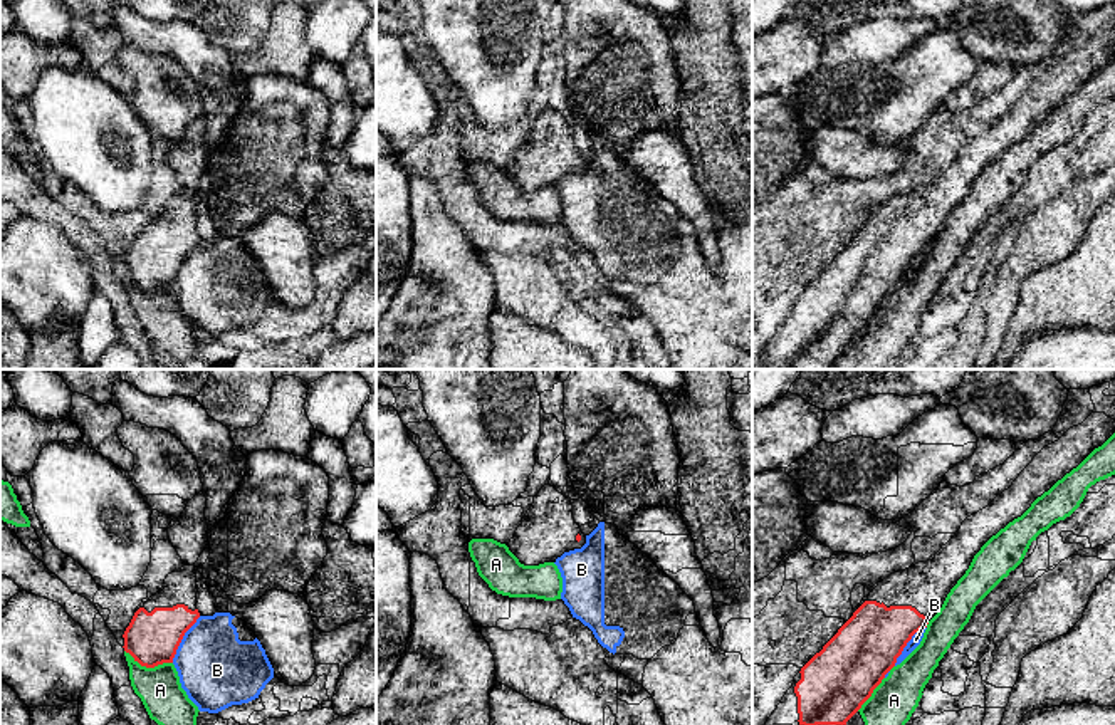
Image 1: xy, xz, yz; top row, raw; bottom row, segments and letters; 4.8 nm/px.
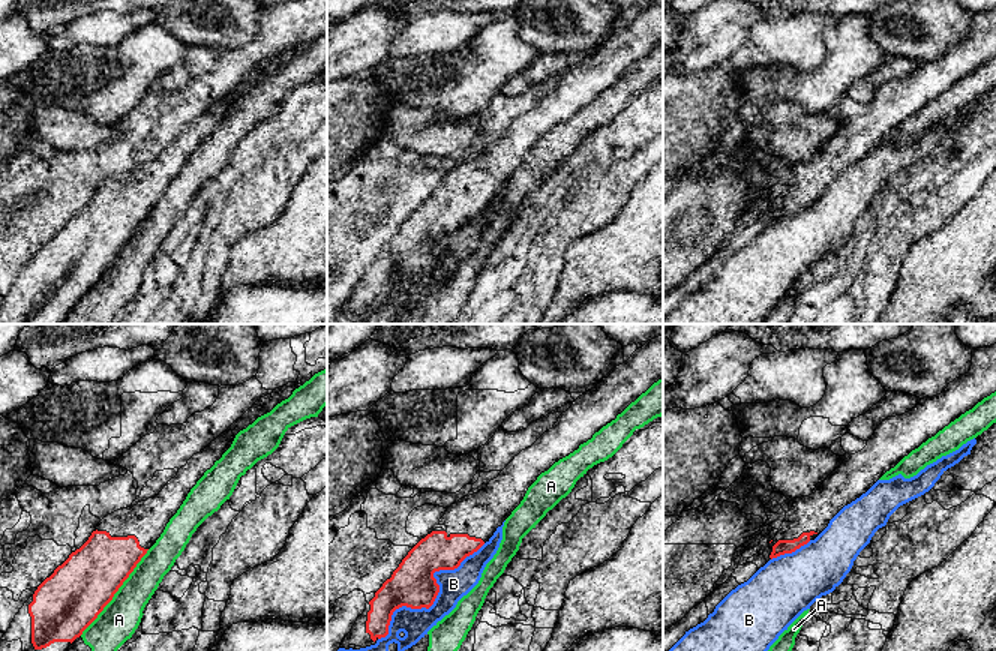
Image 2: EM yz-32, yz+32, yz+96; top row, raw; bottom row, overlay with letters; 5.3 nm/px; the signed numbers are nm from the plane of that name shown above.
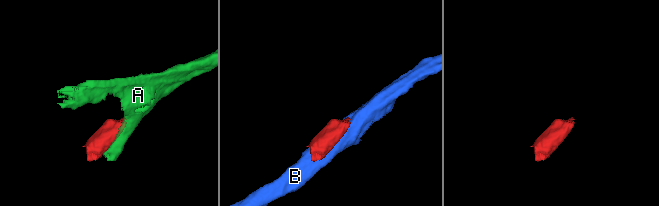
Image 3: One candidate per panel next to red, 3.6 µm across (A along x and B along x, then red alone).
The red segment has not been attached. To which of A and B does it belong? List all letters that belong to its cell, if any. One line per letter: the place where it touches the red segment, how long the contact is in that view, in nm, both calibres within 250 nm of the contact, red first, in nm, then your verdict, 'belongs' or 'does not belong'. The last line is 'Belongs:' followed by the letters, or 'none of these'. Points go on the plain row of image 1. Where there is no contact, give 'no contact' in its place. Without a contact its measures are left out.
A: contact xy (148, 291); length 240 nm; calibres 260 and 200 nm; does not belong
B: contact xy (182, 262); length 260 nm; calibres 260 and 360 nm; does not belong
Belongs: none of these

